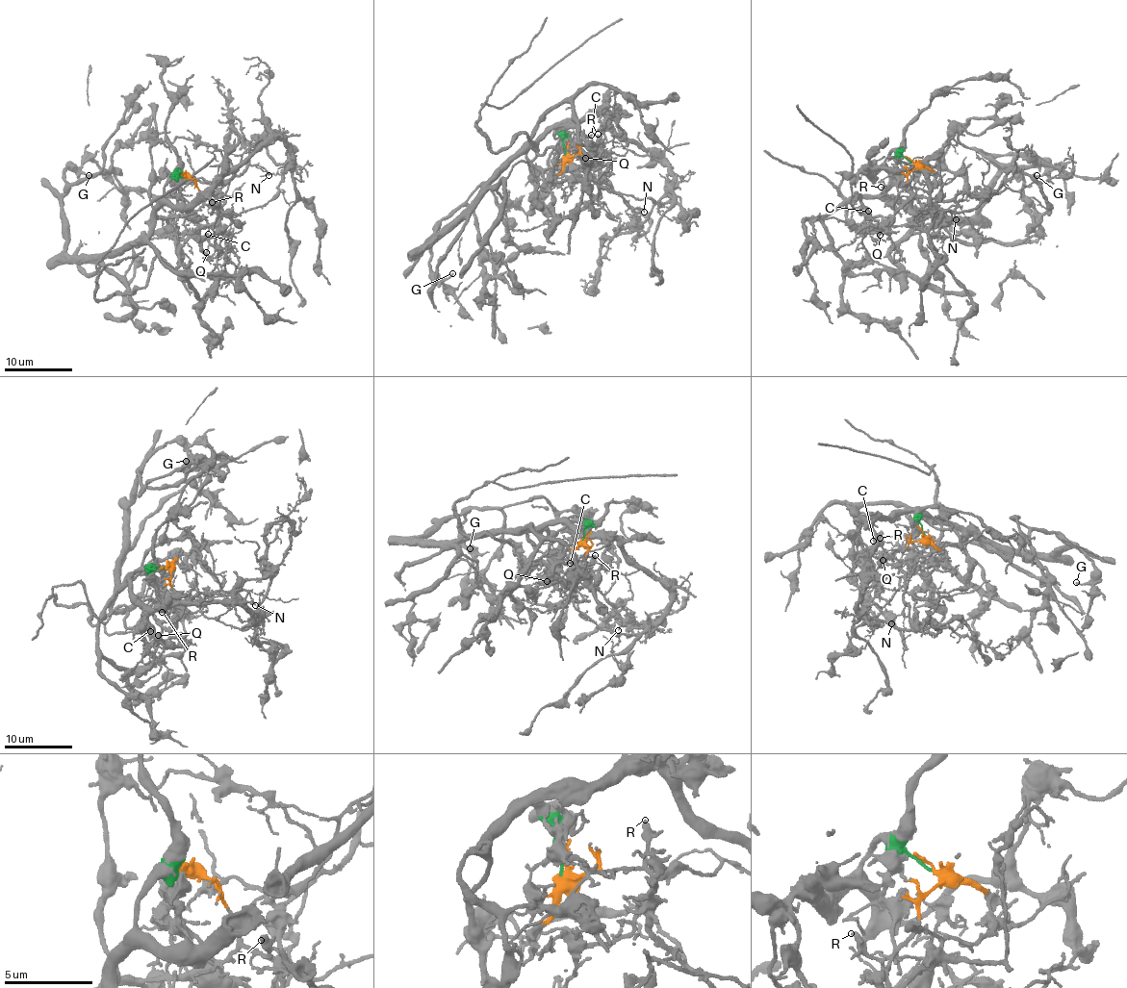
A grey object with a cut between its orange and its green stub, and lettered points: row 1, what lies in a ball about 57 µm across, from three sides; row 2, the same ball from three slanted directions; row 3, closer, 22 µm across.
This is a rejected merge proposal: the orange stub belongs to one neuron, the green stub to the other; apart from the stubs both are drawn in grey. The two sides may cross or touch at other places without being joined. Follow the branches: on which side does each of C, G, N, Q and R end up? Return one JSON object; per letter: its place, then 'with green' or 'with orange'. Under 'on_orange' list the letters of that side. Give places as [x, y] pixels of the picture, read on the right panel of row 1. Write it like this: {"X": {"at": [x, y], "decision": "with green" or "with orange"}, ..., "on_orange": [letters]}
{"C": {"at": [868, 211], "decision": "with orange"}, "G": {"at": [1037, 175], "decision": "with green"}, "N": {"at": [956, 219], "decision": "with orange"}, "Q": {"at": [880, 235], "decision": "with orange"}, "R": {"at": [881, 187], "decision": "with orange"}, "on_orange": ["C", "N", "Q", "R"]}

